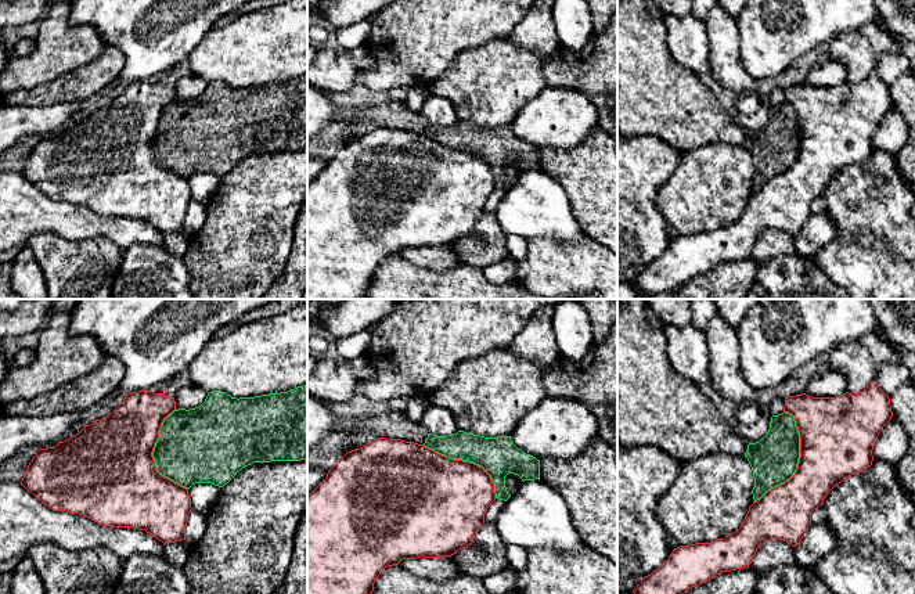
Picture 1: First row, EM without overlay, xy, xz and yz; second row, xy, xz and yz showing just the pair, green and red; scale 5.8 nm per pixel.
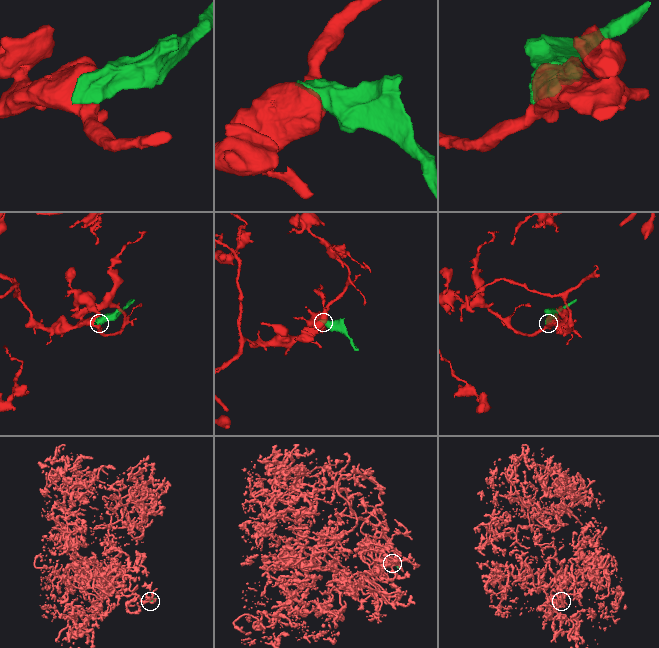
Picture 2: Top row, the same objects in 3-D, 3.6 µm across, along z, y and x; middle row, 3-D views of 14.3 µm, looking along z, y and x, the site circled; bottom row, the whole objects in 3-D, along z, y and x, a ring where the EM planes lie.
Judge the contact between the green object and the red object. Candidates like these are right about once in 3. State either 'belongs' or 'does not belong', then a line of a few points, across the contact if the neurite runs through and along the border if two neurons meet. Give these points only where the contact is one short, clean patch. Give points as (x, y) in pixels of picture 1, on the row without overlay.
does not belong

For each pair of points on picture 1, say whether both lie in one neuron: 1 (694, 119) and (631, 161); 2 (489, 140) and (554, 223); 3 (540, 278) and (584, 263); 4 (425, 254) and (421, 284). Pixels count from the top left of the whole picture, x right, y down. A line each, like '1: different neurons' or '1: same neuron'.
1: different neurons
2: different neurons
3: same neuron
4: different neurons

